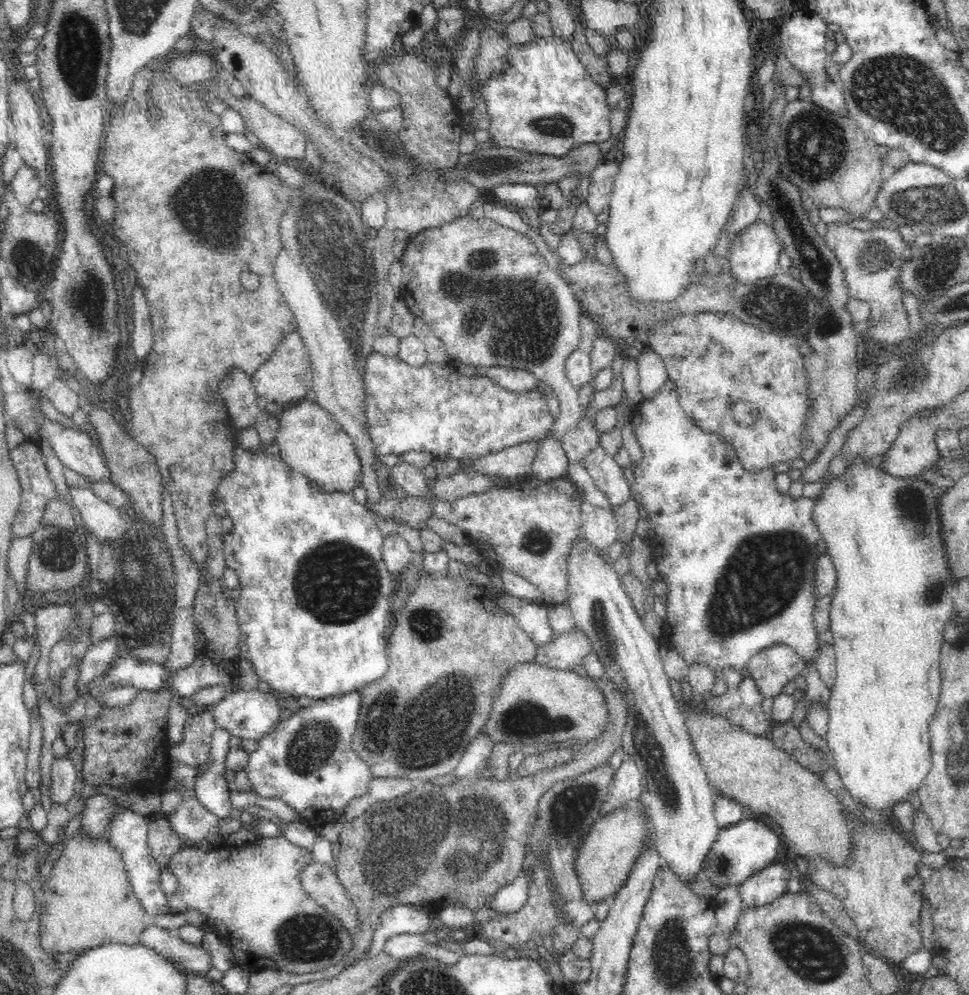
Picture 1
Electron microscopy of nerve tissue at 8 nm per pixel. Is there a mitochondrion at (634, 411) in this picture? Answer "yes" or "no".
no

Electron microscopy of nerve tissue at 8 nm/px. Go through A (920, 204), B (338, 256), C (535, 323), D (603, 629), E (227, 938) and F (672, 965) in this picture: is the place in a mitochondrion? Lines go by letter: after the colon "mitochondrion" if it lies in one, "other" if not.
A: mitochondrion
B: mitochondrion
C: mitochondrion
D: mitochondrion
E: other
F: mitochondrion

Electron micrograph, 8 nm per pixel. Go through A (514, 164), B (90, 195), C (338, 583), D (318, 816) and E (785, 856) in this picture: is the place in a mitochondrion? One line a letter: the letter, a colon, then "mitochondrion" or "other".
A: mitochondrion
B: other
C: mitochondrion
D: other
E: other

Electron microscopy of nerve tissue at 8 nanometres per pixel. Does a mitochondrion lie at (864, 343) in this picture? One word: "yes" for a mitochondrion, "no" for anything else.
no

